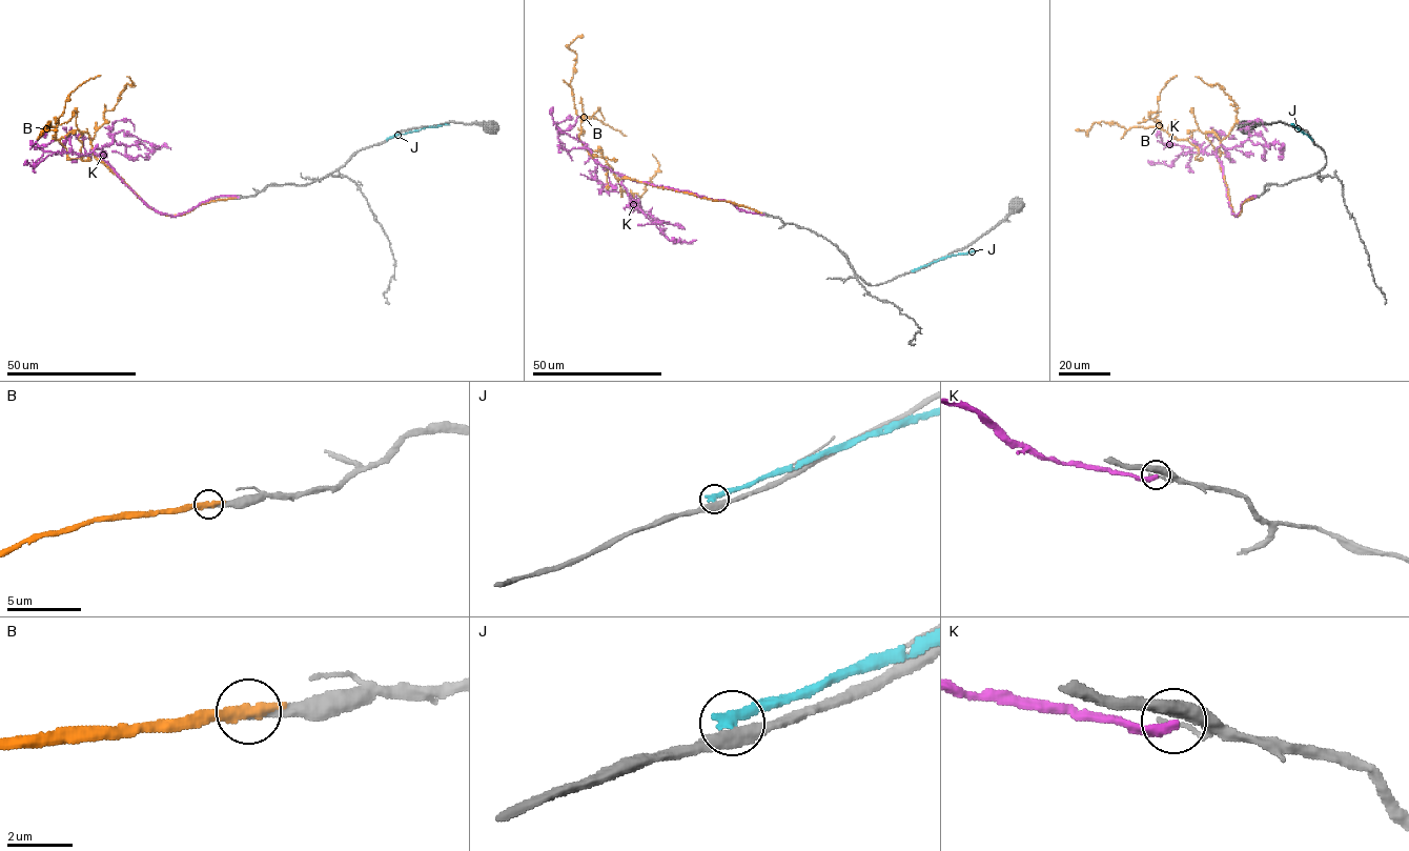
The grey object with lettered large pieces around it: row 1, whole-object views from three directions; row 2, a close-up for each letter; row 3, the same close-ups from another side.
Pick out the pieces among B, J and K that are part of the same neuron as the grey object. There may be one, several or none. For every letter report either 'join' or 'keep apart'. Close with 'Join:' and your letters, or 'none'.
B: keep apart
J: keep apart
K: keep apart
Join: none

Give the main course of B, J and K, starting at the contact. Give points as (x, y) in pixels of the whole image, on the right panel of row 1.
B: (1252, 198), (1234, 214), (1212, 132), (1175, 139), (1157, 126), (1127, 129), (1104, 121), (1076, 129)
J: (1311, 139), (1292, 124)
K: (1254, 197), (1242, 203), (1237, 216), (1232, 213), (1216, 150), (1249, 140), (1262, 145), (1278, 142), (1281, 149)

